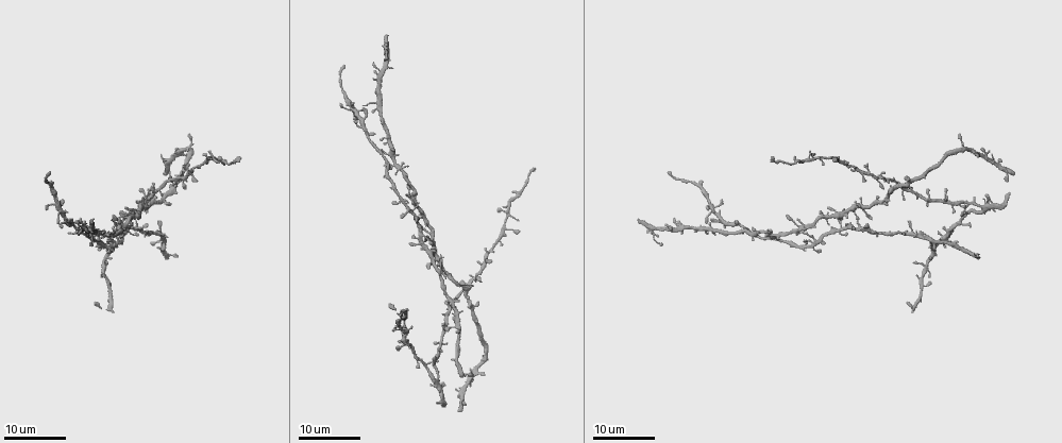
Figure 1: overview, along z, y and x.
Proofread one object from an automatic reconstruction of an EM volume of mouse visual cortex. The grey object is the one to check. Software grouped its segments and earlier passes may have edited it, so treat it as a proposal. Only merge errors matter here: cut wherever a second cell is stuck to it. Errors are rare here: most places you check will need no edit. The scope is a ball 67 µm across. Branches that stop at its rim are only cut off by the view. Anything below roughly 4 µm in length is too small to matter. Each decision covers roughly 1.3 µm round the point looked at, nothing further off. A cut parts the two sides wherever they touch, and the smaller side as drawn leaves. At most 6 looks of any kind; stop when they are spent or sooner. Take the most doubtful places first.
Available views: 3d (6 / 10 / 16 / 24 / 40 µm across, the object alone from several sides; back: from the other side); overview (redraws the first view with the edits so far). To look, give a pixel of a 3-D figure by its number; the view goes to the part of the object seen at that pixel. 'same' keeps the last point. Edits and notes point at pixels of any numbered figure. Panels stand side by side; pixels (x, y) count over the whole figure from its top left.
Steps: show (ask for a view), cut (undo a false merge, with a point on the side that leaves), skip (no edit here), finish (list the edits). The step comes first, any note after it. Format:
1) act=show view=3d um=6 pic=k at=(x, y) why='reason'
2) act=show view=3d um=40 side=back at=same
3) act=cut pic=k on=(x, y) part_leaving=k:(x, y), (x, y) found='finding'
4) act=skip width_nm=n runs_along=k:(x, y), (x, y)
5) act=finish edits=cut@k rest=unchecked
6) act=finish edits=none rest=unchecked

act=show view=3d um=16 pic=1 at=(795, 160) why='side arm on a straight run'

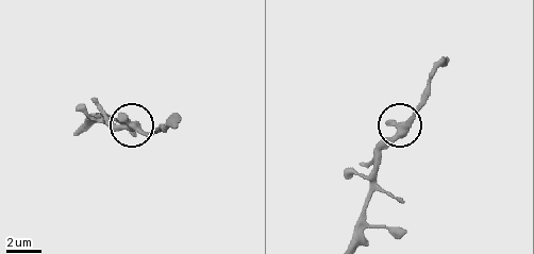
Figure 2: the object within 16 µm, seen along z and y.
act=show view=3d um=6 pic=2 at=(405, 123)

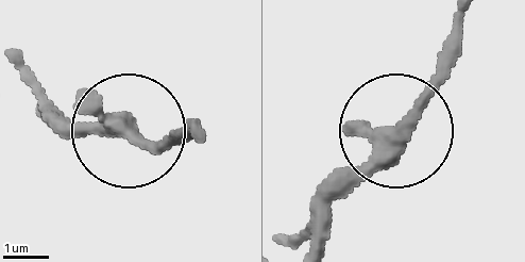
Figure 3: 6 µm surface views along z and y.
act=skip arms=3 runs_along=3:(309, 240), (320, 206), (401, 126), (454, 38) found='one cell here'

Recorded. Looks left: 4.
act=show view=3d um=24 pic=1 at=(971, 204) why='thin arm on a thick one'

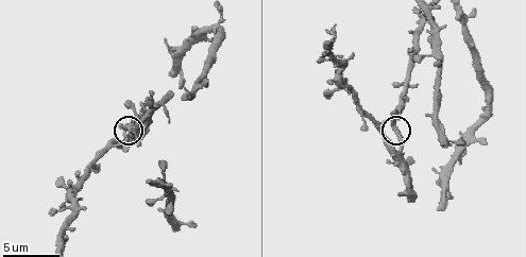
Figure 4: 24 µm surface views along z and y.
act=show view=3d um=10 pic=4 at=(397, 128)

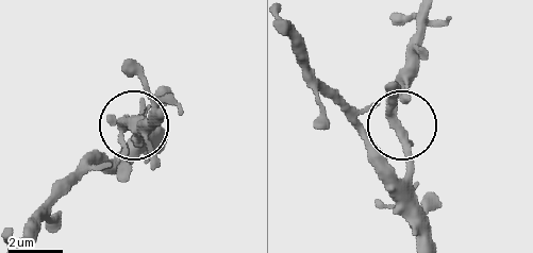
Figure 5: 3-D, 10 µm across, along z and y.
act=skip runs_along=5:(429, 9), (395, 112), (409, 159), (409, 213) found='one cell here'

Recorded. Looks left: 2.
act=show view=3d um=24 pic=1 at=(390, 155)

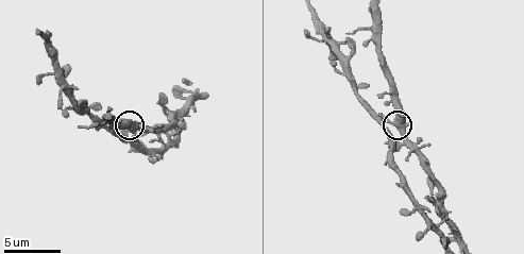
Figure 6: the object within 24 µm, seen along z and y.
act=show view=3d um=6 pic=6 at=(393, 122)

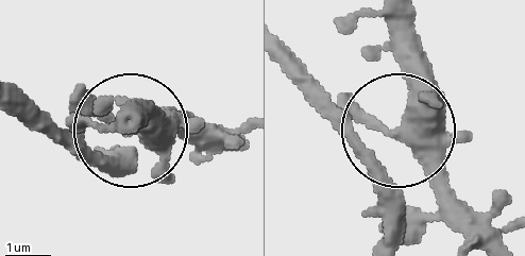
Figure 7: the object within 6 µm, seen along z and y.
act=skip runs_along=7:(504, 244), (405, 142), (405, 16) found='continuous, no second cell'

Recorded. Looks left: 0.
act=finish edits=none rest=unchecked

